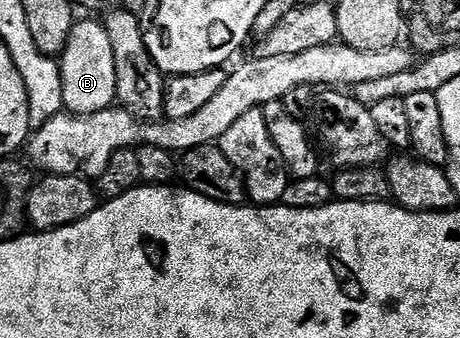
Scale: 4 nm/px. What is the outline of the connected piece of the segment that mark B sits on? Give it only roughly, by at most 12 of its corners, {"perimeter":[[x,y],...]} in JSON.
{"perimeter":[[100,20],[77,21],[59,57],[64,108],[80,118],[118,100]]}

